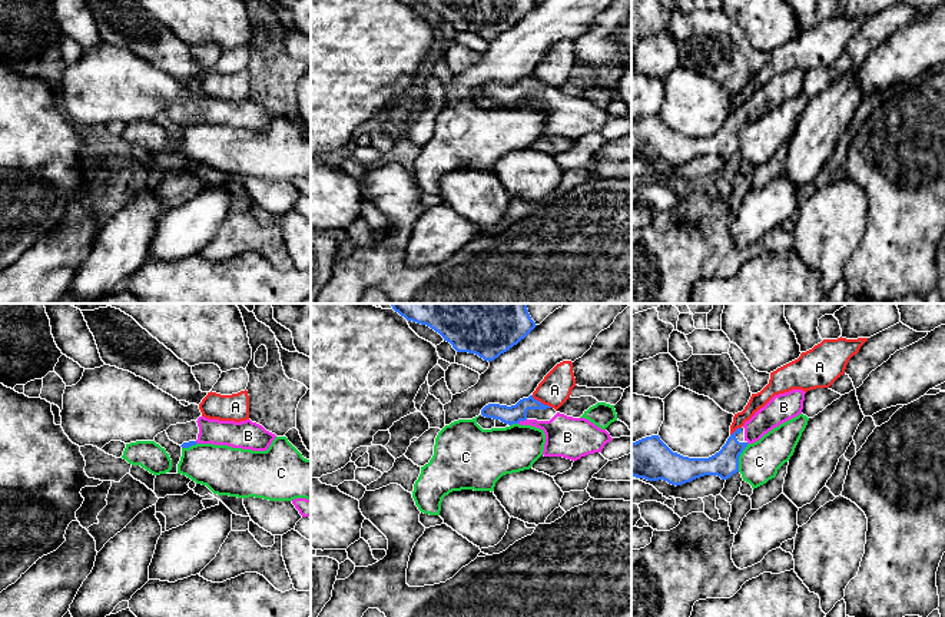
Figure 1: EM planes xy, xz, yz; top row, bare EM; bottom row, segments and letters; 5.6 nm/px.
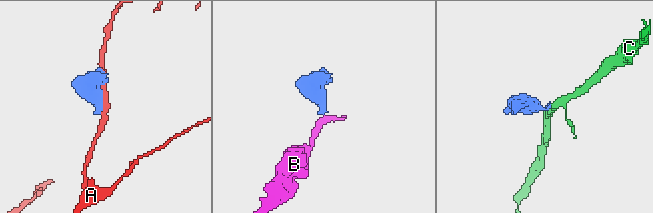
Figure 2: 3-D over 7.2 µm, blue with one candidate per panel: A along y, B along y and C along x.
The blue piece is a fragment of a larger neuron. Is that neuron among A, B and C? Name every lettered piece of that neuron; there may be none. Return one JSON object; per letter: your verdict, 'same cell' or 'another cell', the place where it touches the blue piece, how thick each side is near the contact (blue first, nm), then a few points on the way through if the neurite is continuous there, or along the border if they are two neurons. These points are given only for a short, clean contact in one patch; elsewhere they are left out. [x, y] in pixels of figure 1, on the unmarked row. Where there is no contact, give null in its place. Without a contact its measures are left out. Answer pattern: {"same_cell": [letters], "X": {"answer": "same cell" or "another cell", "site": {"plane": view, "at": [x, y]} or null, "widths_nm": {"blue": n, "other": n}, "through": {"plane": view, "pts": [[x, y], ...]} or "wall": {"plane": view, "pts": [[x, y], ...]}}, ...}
{"same_cell": ["B"], "A": {"answer": "another cell", "site": {"plane": "xz", "at": [540, 82]}, "widths_nm": {"blue": 100, "other": 180}}, "B": {"answer": "same cell", "site": {"plane": "xz", "at": [521, 99]}, "widths_nm": {"blue": 100, "other": 200}, "through": {"plane": "xz", "pts": [[514, 93], [521, 99], [547, 105], [563, 113]]}}, "C": {"answer": "another cell", "site": {"plane": "yz", "at": [738, 138]}, "widths_nm": {"blue": 150, "other": 220}, "wall": {"plane": "yz", "pts": [[748, 123], [739, 136], [738, 151]]}}}

